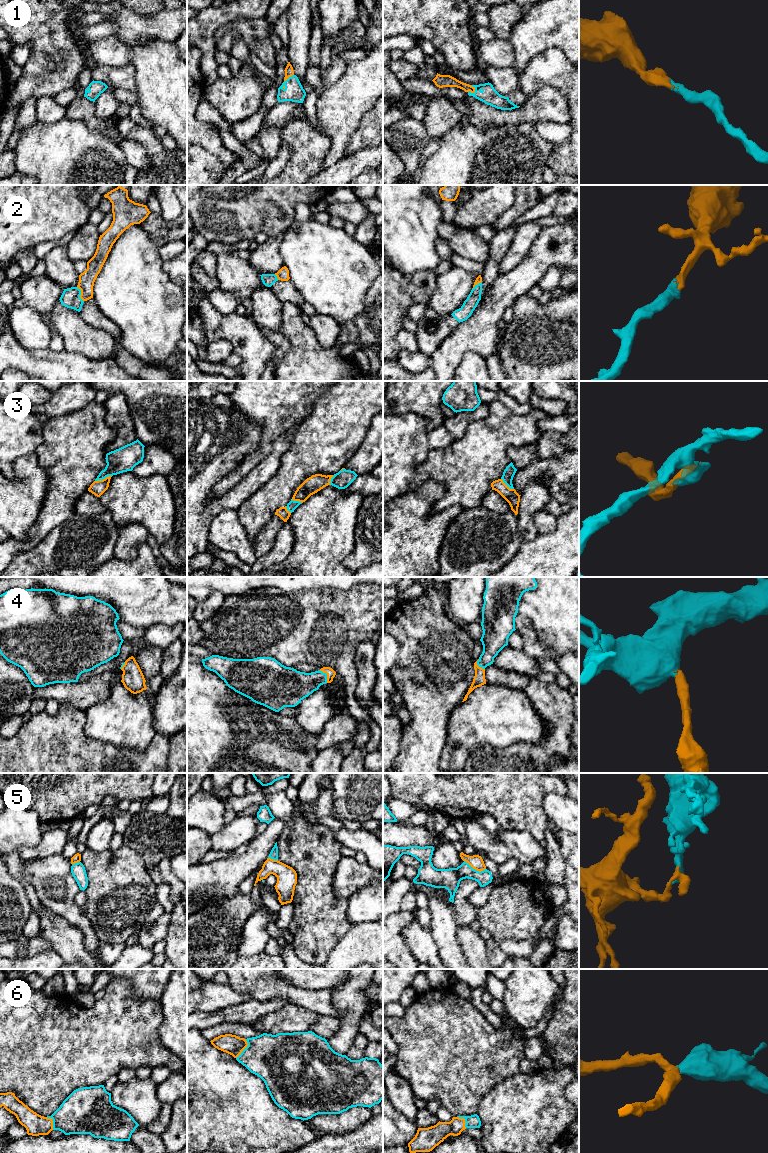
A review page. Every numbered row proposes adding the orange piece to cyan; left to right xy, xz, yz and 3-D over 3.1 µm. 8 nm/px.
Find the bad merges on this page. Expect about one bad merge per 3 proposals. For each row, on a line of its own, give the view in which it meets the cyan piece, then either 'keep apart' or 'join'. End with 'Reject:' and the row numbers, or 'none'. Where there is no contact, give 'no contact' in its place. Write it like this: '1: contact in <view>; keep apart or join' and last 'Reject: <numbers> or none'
1: contact in yz; join
2: contact in xy; join
3: contact in xy; join
4: contact in xz; join
5: contact in yz; keep apart
6: contact in xz; join
Reject: 5

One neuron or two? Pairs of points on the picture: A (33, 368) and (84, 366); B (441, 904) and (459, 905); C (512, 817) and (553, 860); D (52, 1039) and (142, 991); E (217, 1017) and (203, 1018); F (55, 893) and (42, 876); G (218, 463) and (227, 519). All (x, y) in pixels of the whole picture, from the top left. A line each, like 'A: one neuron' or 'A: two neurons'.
A: one neuron
B: two neurons
C: two neurons
D: two neurons
E: one neuron
F: one neuron
G: two neurons

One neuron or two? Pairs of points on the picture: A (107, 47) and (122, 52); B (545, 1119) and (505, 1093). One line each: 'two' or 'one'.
A: one
B: one

